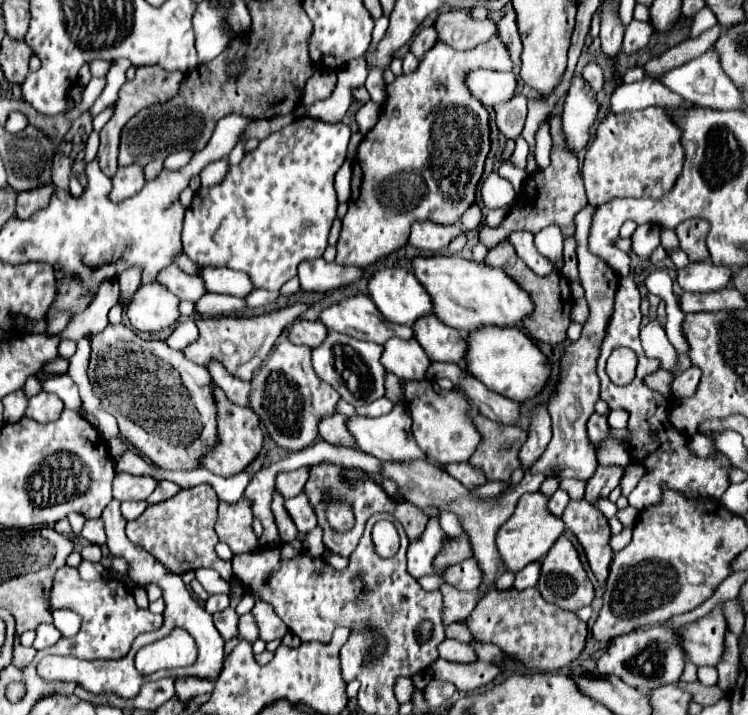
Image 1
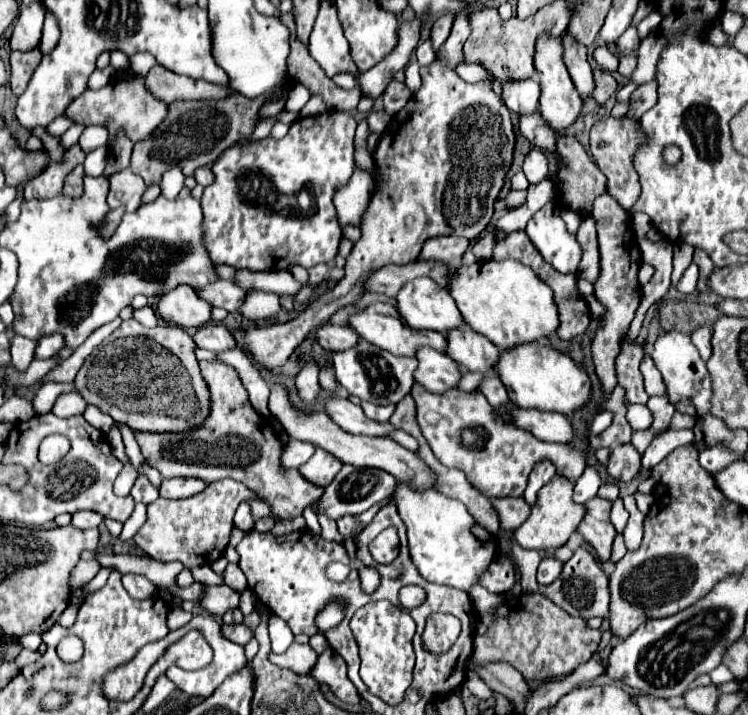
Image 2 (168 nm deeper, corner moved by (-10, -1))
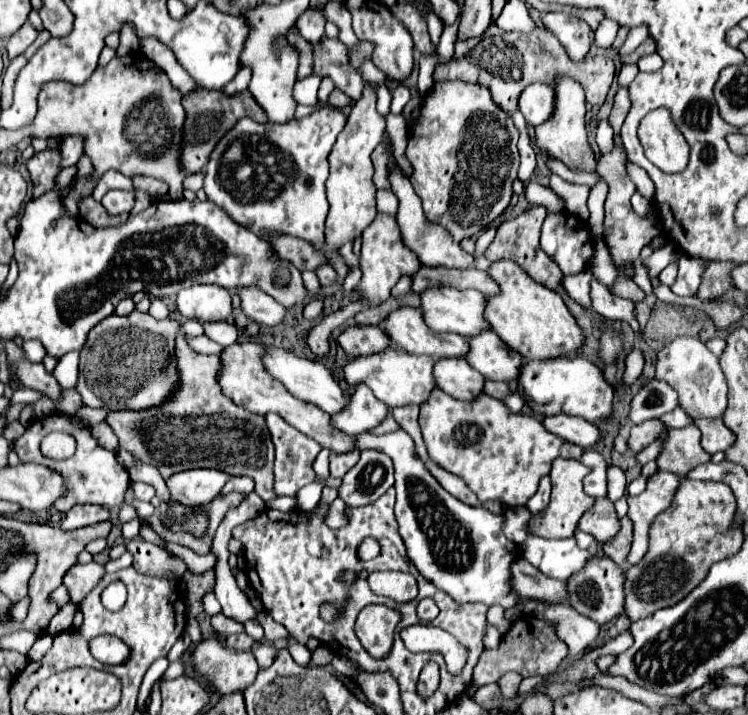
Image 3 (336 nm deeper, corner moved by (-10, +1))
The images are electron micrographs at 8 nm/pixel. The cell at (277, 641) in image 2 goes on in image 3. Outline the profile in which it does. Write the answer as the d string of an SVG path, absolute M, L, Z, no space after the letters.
M286 637L286 643L288 643L288 651L290 651L292 659L294 659L298 665L306 665L306 663L308 663L308 657L310 657L310 651L306 649L306 645L298 643L298 641L292 639L292 637Z

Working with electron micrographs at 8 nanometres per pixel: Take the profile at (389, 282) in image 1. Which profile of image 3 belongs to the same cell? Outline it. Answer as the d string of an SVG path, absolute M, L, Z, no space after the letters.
M428 287L420 293L420 309L422 309L424 323L434 331L458 333L464 337L472 337L488 329L488 323L484 319L484 301L486 297L474 289L460 291L454 287Z

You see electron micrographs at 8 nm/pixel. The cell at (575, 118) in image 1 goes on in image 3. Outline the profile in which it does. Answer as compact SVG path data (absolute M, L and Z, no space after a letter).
M546 13L542 17L542 23L548 31L552 31L558 37L570 59L582 61L588 55L592 39L590 27L584 21L566 13Z

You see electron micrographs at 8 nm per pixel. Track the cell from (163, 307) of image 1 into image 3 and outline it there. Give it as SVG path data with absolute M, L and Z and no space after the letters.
M194 285L178 293L178 311L186 319L224 321L232 311L232 295L218 285Z

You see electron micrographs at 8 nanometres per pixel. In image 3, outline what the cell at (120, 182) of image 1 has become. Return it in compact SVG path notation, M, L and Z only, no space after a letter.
M112 189L102 197L102 205L110 215L122 215L130 213L134 207L134 189L122 191L122 189Z

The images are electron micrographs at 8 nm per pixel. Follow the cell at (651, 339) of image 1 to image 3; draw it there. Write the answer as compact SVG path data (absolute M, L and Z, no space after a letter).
M686 337L674 339L674 343L666 343L658 351L656 361L656 379L664 379L678 393L680 407L692 417L722 417L726 409L726 379L722 375L718 357L712 355L700 339Z

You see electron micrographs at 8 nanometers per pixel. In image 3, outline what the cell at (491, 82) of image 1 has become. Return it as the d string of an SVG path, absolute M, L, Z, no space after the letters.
M534 83L522 91L518 99L518 109L528 121L528 125L536 127L544 123L554 111L554 89L546 83Z

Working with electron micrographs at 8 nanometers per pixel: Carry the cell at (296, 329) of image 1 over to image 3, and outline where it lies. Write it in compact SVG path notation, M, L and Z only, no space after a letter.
M348 327L338 335L338 345L346 351L350 357L360 357L360 355L372 355L378 351L384 351L390 341L386 333L380 327Z

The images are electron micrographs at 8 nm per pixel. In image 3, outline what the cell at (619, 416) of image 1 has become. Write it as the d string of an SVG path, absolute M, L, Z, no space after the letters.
M652 379L644 389L640 389L630 403L630 421L634 425L648 419L658 419L660 415L678 407L676 393L664 381Z

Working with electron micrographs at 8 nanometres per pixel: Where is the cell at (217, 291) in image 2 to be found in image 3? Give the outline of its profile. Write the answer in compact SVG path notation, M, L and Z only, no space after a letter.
M240 287L240 289L234 289L232 293L240 297L242 311L246 313L248 319L264 325L276 325L284 319L286 307L282 307L264 291L258 291L258 287Z

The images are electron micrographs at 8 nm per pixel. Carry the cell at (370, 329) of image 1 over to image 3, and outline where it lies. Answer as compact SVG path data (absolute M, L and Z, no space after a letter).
M400 307L384 319L384 331L388 339L412 355L440 357L464 357L468 351L468 341L462 335L442 335L430 331L422 319L422 311L414 307Z

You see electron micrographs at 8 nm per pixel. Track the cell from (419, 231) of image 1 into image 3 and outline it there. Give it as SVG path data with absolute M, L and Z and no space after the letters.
M393 168L389 171L388 179L391 184L391 190L399 200L398 212L398 225L400 225L400 231L402 231L402 239L408 247L414 249L414 253L418 255L420 263L422 265L428 265L428 267L438 267L438 265L444 265L444 267L470 267L472 265L472 255L468 255L460 243L456 243L452 239L452 235L438 227L438 225L432 225L425 215L422 208L421 199L416 195L410 180L404 175L402 169Z

